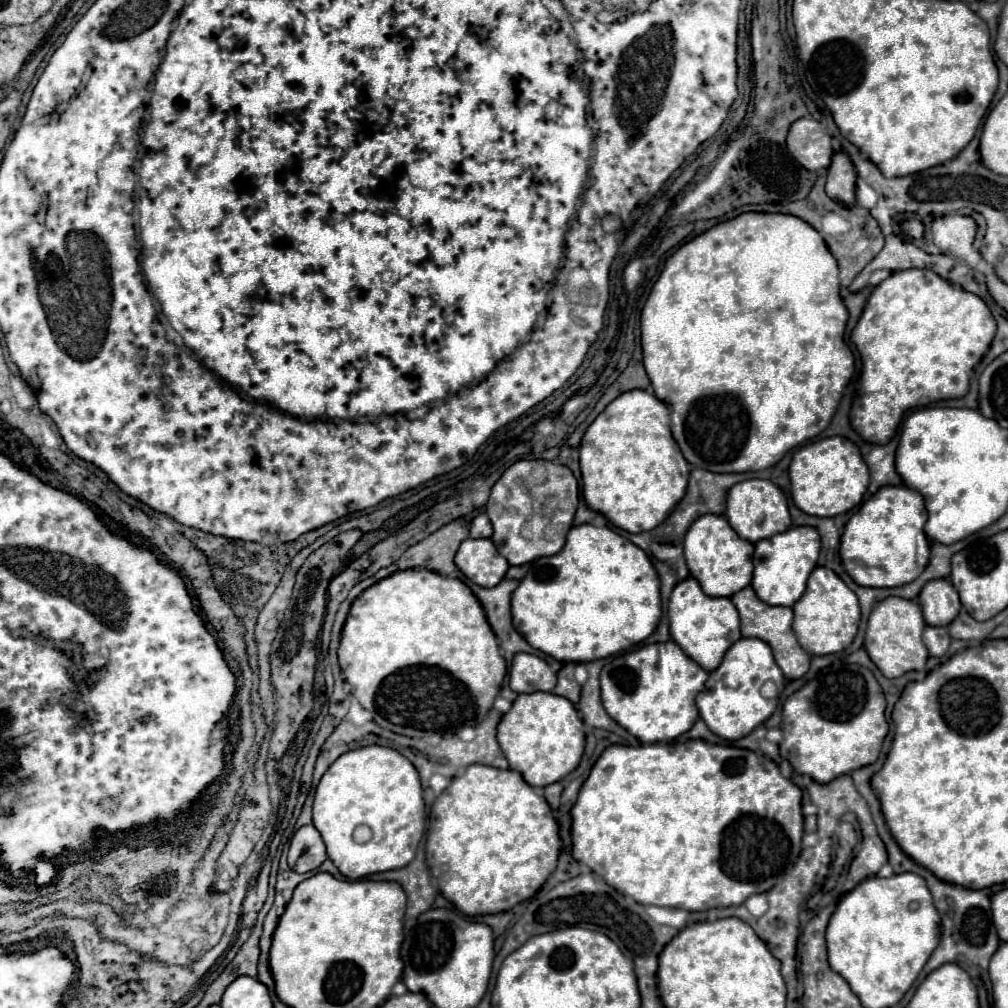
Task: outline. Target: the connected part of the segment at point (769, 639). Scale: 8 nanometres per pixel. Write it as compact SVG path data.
M745 587L743 591L735 593L731 597L731 601L733 601L733 605L739 611L741 635L743 637L757 637L757 639L763 639L765 643L769 643L771 649L773 649L775 661L779 663L783 675L789 681L791 679L799 679L799 677L803 677L809 671L811 655L799 647L799 643L795 639L795 633L791 629L793 609L789 609L789 607L771 607L771 605L759 601L751 587Z

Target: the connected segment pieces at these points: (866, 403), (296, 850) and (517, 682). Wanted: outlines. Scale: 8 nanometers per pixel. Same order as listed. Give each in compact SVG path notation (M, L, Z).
M905 269L891 273L891 277L879 283L869 295L863 315L849 337L855 343L862 363L858 393L860 405L851 407L851 427L865 441L885 445L895 435L905 411L941 399L967 395L971 371L987 353L995 331L997 323L991 311L977 295L951 285L931 269Z
M303 825L301 829L297 829L289 845L289 867L295 873L309 873L315 871L325 859L325 843L319 831L313 825Z
M519 653L515 655L511 665L509 685L515 693L551 693L557 685L557 677L541 657L531 653Z

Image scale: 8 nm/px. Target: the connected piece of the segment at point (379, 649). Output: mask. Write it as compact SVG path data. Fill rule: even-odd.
M423 569L397 571L395 575L365 589L353 601L347 621L343 625L343 633L341 633L339 665L345 675L345 681L351 685L351 695L361 703L363 709L367 709L373 715L373 721L377 725L381 725L383 729L389 729L393 733L407 735L407 737L425 737L427 733L445 735L445 733L453 733L455 731L453 727L459 727L459 725L479 725L485 719L485 715L489 713L489 709L493 707L493 701L499 695L503 677L507 673L505 659L499 655L499 645L497 645L495 633L491 631L491 627L483 615L483 609L479 607L479 601L475 599L475 595L471 595L471 589L459 579L447 579L435 571L423 571Z

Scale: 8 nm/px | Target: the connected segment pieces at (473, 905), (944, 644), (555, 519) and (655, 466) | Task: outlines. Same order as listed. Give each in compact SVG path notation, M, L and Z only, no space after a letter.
M469 765L455 775L451 785L437 797L431 807L431 825L425 843L427 865L439 891L469 918L503 913L533 897L555 871L562 846L557 821L545 797L531 787L521 773L487 765Z
M925 627L923 643L925 643L931 657L941 657L949 649L951 637L947 635L945 627Z
M543 459L517 461L493 485L489 501L485 505L487 517L493 525L491 541L495 543L497 551L509 561L509 565L523 565L539 557L555 555L565 545L567 531L573 527L577 501L577 479L573 477L571 481L569 473L567 481L567 467Z
M627 391L607 405L607 409L589 425L581 439L581 475L583 499L591 511L605 515L615 527L629 533L643 533L663 523L669 511L683 499L691 465L681 455L679 445L671 435L671 417L663 401L649 391Z

